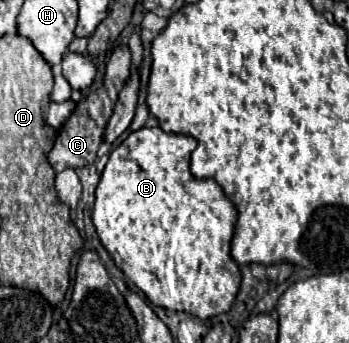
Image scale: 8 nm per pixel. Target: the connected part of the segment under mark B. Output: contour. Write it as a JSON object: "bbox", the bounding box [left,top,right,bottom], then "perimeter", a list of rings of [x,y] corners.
{"bbox":[91,126,241,320],"perimeter":[[[143,126],[131,132],[111,152],[101,172],[91,220],[115,264],[155,306],[207,320],[227,312],[239,292],[241,272],[229,256],[237,212],[215,180],[197,180],[189,172],[189,156],[195,146],[193,136],[171,134],[159,126]]]}

